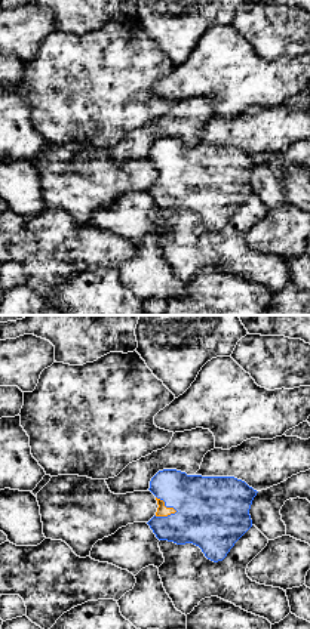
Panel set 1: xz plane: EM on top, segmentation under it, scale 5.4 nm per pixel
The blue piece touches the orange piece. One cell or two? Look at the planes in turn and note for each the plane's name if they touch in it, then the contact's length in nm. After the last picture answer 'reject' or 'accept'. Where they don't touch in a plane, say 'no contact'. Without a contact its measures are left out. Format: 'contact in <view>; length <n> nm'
contact in xz; length 150 nm

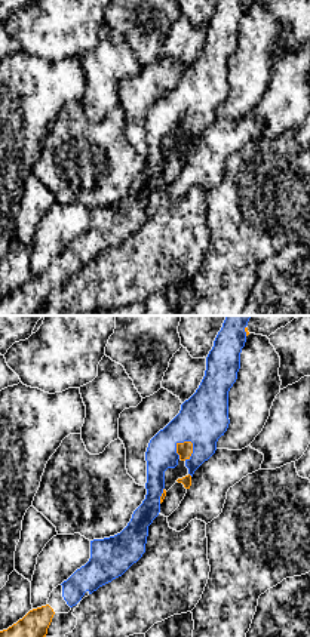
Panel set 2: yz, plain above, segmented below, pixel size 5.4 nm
contact in yz; length 120 nm

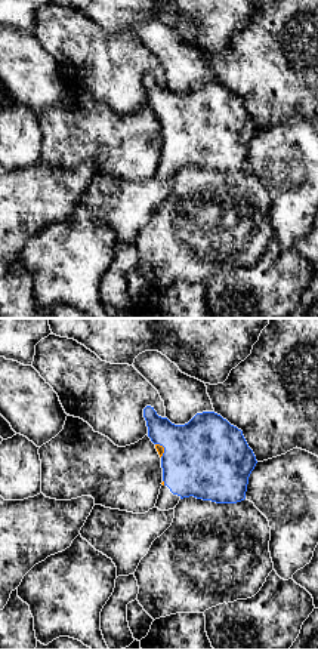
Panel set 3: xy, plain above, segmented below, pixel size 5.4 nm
contact in xy; length 90 nm

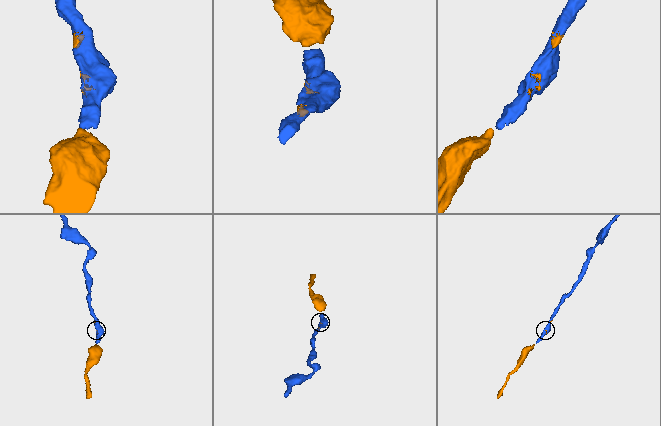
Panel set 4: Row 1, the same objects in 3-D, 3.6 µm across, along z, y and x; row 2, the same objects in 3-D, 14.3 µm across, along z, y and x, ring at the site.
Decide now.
accept

